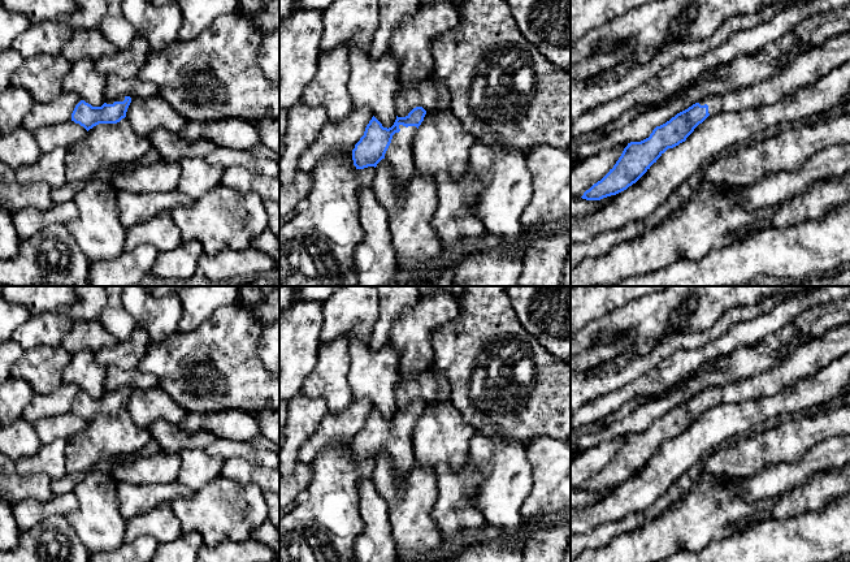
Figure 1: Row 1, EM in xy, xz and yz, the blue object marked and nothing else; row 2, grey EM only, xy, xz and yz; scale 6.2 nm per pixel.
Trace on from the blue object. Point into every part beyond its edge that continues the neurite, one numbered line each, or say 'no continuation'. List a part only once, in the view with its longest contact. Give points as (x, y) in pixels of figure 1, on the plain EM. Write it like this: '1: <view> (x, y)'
1: xz (399, 446)

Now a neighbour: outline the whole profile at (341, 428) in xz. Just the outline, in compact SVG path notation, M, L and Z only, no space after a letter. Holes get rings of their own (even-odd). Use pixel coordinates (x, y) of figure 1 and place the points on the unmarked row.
M363 398L352 399L343 412L328 412L317 431L300 448L298 461L303 464L312 464L328 445L337 444L344 448L351 445L372 408L373 405Z

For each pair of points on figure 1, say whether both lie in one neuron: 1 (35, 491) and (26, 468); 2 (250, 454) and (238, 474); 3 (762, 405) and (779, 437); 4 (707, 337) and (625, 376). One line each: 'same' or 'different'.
1: different
2: different
3: different
4: same

